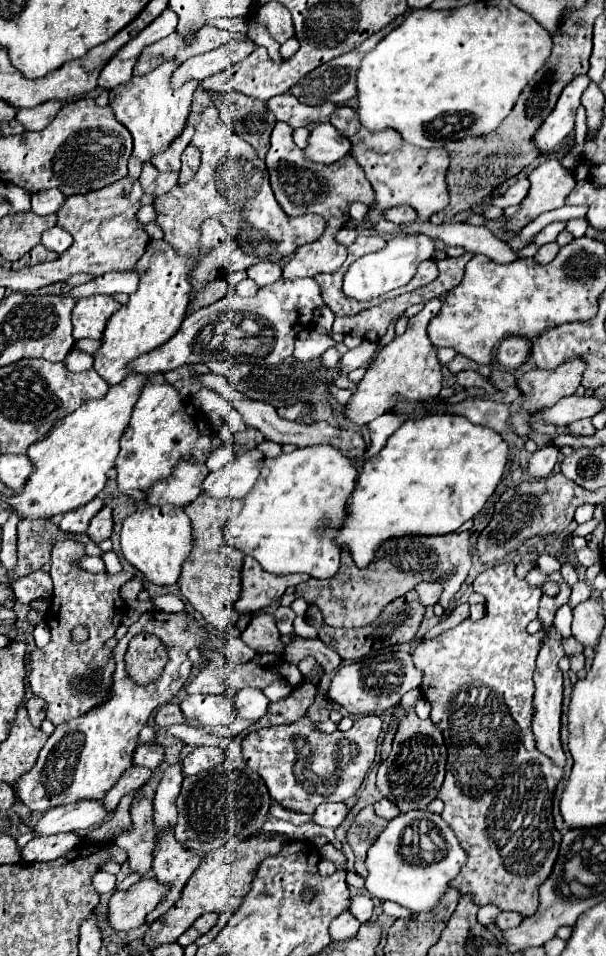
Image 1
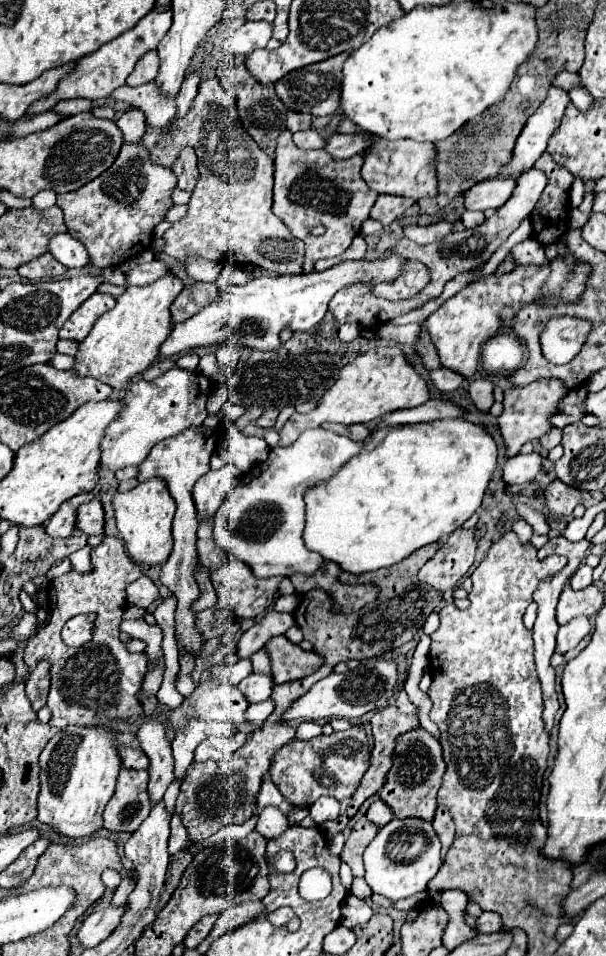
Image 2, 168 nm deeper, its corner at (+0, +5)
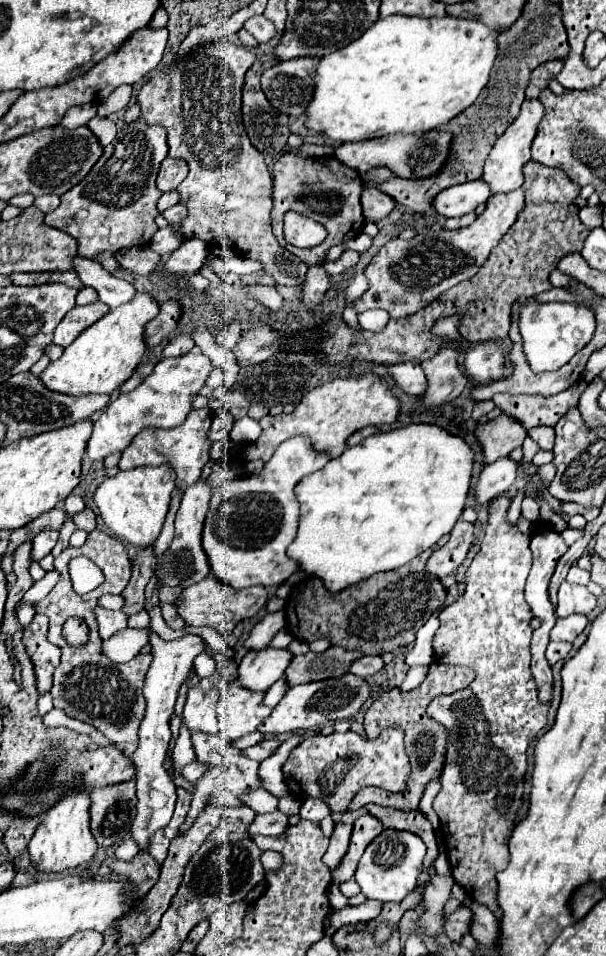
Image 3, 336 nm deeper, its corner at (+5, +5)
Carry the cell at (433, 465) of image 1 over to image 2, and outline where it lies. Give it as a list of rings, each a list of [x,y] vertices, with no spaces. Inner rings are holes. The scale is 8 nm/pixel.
[[[446,418],[446,420],[432,420],[432,422],[424,422],[424,424],[408,424],[394,426],[394,428],[386,428],[377,431],[372,440],[365,445],[360,454],[356,454],[354,458],[350,458],[330,480],[320,482],[316,486],[312,486],[306,494],[304,494],[304,502],[306,502],[306,528],[304,528],[304,542],[306,548],[312,552],[318,552],[322,558],[332,560],[340,566],[340,570],[350,572],[350,574],[362,574],[362,572],[372,572],[372,570],[380,570],[380,568],[388,568],[392,564],[402,562],[404,558],[408,558],[408,554],[416,552],[418,548],[438,542],[440,538],[452,534],[454,530],[458,530],[482,504],[482,496],[486,492],[486,486],[492,478],[492,472],[496,468],[496,456],[498,456],[498,448],[496,442],[492,440],[492,436],[482,428],[476,426],[468,420],[462,418]]]

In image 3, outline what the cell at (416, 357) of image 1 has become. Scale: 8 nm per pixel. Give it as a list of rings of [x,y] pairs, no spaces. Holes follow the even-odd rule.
[[[373,372],[359,374],[359,376],[345,376],[335,378],[327,384],[317,386],[315,390],[307,392],[299,406],[291,414],[279,414],[279,416],[265,416],[259,420],[263,434],[257,442],[247,444],[241,448],[239,456],[245,462],[251,462],[255,458],[267,462],[271,460],[273,452],[281,442],[285,442],[291,436],[309,436],[315,450],[329,450],[331,458],[337,458],[345,450],[347,438],[365,428],[365,426],[379,426],[379,424],[391,424],[397,420],[401,410],[401,400],[389,390],[387,382],[375,376]]]

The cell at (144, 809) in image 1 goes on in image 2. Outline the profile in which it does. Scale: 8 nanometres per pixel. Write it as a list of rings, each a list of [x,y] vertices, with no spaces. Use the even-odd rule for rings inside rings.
[[[158,664],[158,666],[154,666],[154,670],[150,670],[148,674],[146,674],[146,678],[144,678],[144,684],[142,684],[142,694],[146,694],[146,696],[142,696],[142,706],[144,706],[144,720],[142,720],[142,724],[140,724],[140,730],[136,732],[136,738],[140,740],[140,748],[146,752],[146,756],[150,758],[150,768],[148,768],[148,772],[150,772],[150,784],[148,784],[148,794],[150,794],[150,798],[154,800],[154,802],[158,802],[162,796],[164,796],[164,792],[166,792],[166,788],[170,786],[170,782],[174,780],[174,758],[172,758],[172,750],[170,750],[170,744],[166,742],[166,736],[164,736],[164,724],[162,724],[162,720],[160,718],[156,718],[156,706],[158,706],[158,700],[156,700],[156,692],[158,692],[158,688],[160,688],[160,684],[162,684],[162,674],[164,674],[164,664]]]

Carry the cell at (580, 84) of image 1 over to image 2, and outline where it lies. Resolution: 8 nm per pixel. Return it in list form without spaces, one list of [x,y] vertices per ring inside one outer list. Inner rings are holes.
[[[548,90],[538,110],[526,120],[512,150],[512,158],[500,168],[498,176],[520,176],[534,166],[548,146],[548,138],[554,134],[556,126],[560,126],[568,102],[566,90]]]

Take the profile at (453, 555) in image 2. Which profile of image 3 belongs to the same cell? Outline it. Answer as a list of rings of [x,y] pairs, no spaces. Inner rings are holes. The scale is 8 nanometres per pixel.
[[[459,520],[449,536],[449,542],[443,548],[435,550],[427,560],[425,570],[435,578],[445,578],[463,564],[473,544],[473,524]]]

